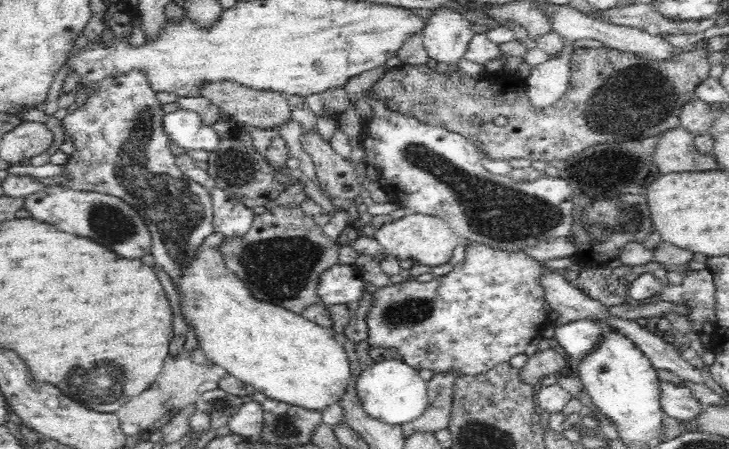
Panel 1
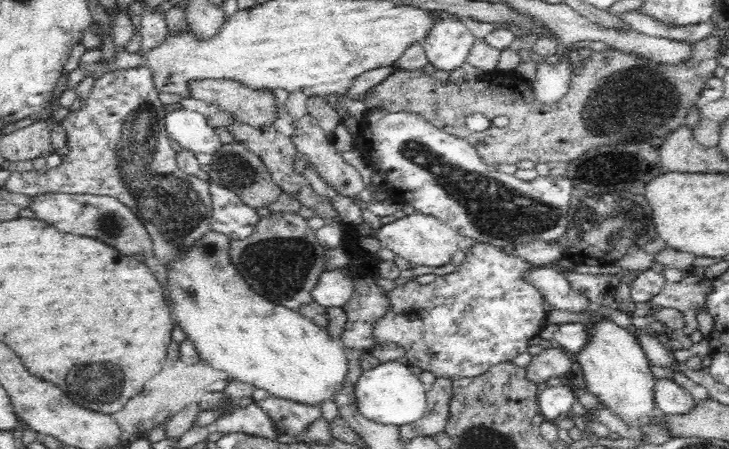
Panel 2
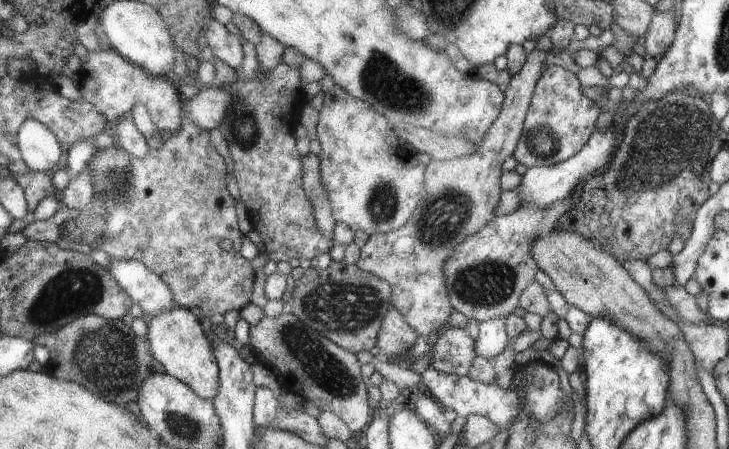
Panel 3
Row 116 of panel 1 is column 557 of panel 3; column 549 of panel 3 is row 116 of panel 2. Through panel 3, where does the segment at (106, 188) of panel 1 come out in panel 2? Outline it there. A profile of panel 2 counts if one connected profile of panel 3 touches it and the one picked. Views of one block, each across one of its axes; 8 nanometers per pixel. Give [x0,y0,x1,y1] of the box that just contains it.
[3,64,213,264]

